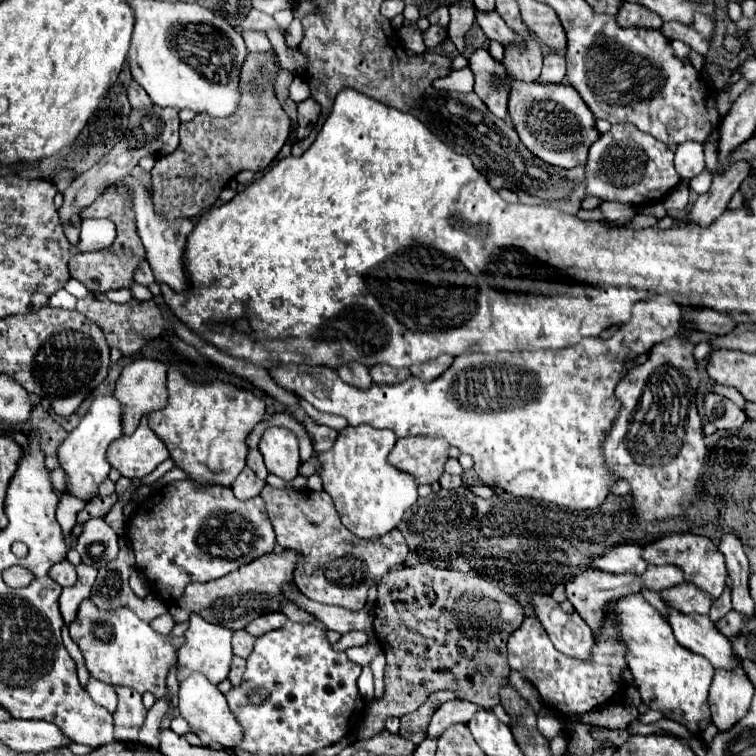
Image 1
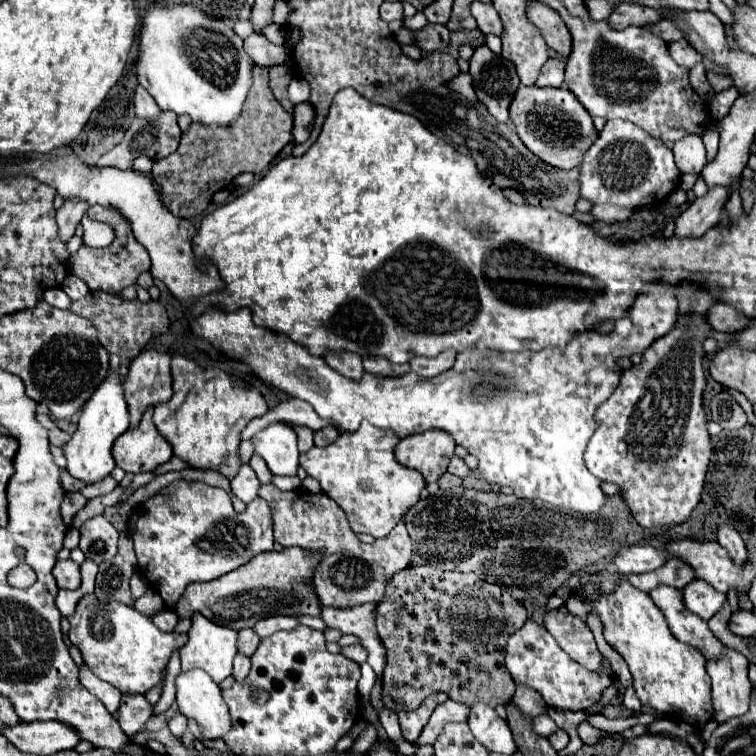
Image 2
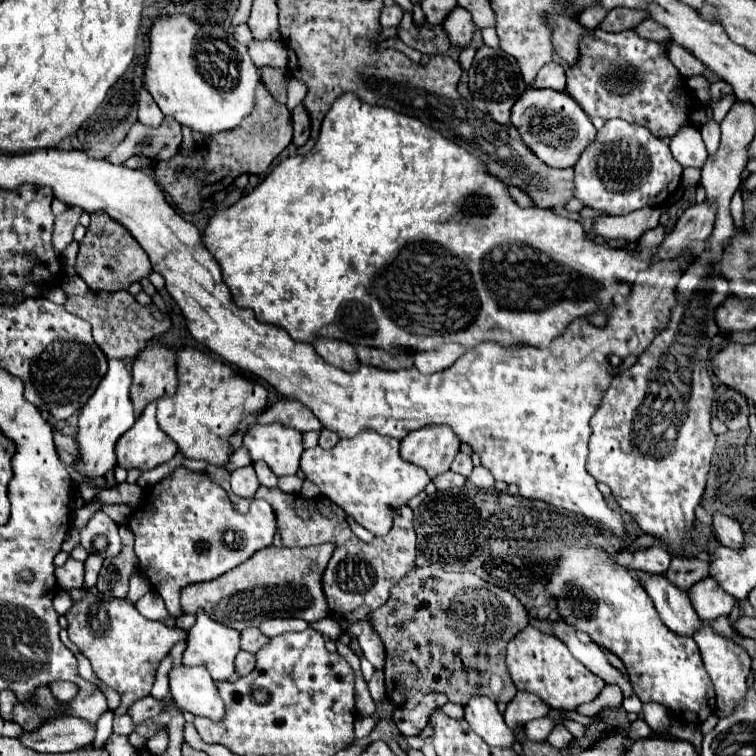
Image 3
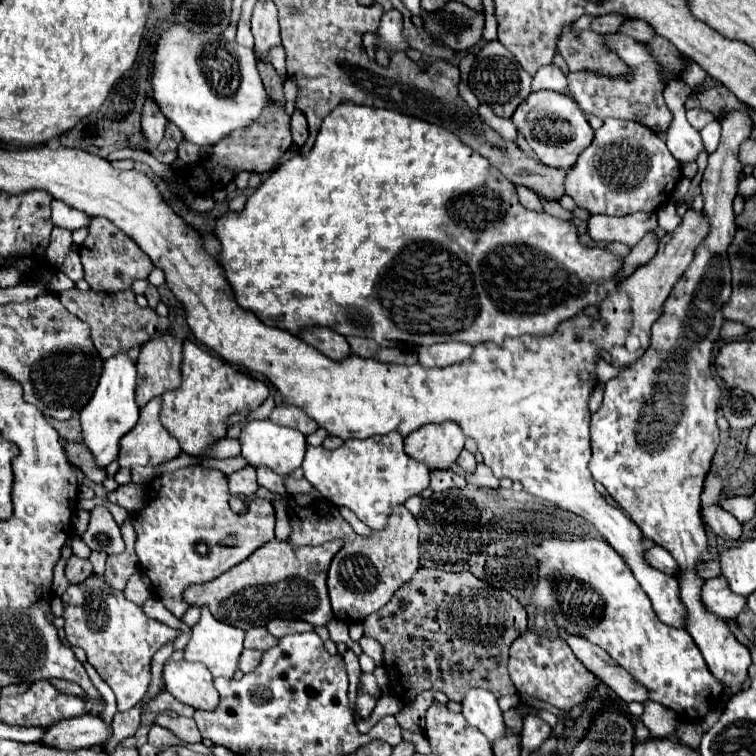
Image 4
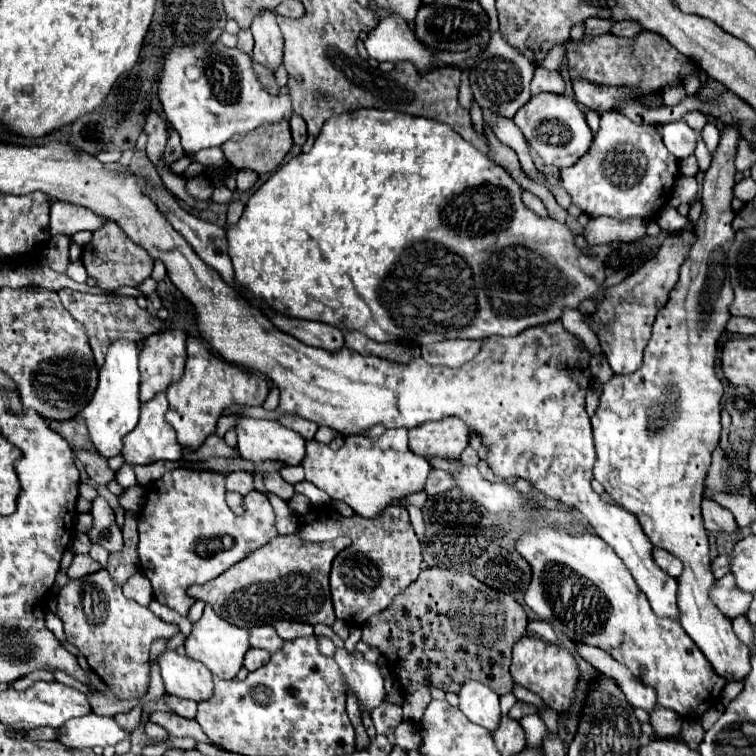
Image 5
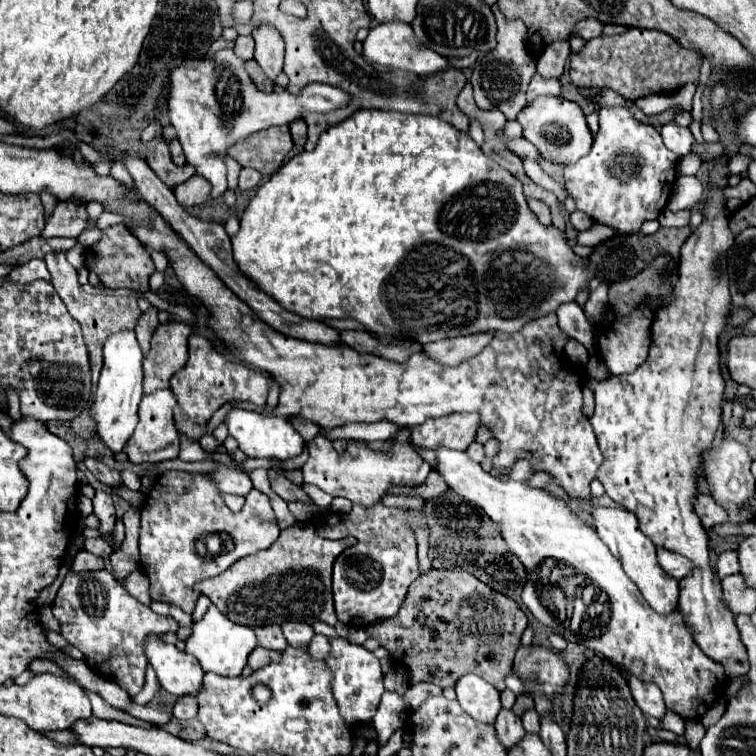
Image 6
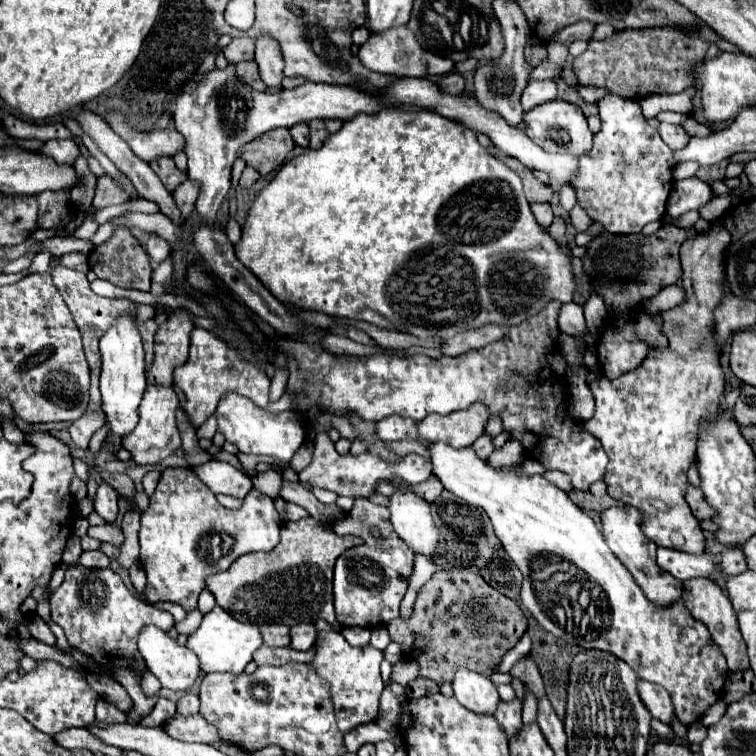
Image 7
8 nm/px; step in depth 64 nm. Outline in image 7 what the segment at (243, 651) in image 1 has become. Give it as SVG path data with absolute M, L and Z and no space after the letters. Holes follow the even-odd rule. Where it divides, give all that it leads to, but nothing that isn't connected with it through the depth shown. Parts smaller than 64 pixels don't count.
M268 624L268 626L262 626L260 628L260 634L262 634L262 640L266 646L284 646L288 648L290 646L290 640L288 640L288 626L284 624Z

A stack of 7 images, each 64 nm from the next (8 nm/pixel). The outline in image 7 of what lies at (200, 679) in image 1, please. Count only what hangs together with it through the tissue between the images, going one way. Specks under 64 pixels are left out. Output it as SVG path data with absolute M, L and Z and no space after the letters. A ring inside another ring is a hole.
M156 626L142 628L138 650L144 656L146 668L154 672L164 688L184 692L194 686L200 674L198 656L172 640L164 630Z

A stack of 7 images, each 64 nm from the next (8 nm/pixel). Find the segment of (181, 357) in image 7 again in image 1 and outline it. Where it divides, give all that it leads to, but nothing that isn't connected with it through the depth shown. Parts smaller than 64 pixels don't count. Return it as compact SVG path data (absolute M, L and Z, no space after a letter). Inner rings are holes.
M148 358L130 362L128 366L124 366L120 378L116 380L114 398L122 406L122 434L132 434L142 416L152 414L164 408L166 404L166 398L168 398L166 396L166 364L162 364L160 360L148 360Z

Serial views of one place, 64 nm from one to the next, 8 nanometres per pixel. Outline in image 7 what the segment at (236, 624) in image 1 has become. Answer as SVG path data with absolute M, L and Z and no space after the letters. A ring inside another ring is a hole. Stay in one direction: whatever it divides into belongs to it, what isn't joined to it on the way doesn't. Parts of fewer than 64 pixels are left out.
M302 518L298 522L286 522L282 524L280 532L280 542L272 552L250 552L240 556L226 572L220 572L216 576L208 576L206 580L206 590L212 592L216 598L216 604L226 610L230 616L234 616L238 622L248 622L254 626L264 626L264 624L302 624L310 622L314 624L316 620L326 620L328 624L336 622L334 614L334 604L332 604L332 568L336 558L356 546L362 544L362 538L358 536L336 536L332 528L324 522Z

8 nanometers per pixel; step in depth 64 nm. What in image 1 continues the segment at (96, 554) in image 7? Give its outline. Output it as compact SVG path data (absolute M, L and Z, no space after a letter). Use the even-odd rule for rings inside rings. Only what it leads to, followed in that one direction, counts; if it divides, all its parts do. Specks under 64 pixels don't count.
M62 560L60 564L56 564L48 576L58 582L60 586L74 586L76 584L76 568L68 562L68 560Z

